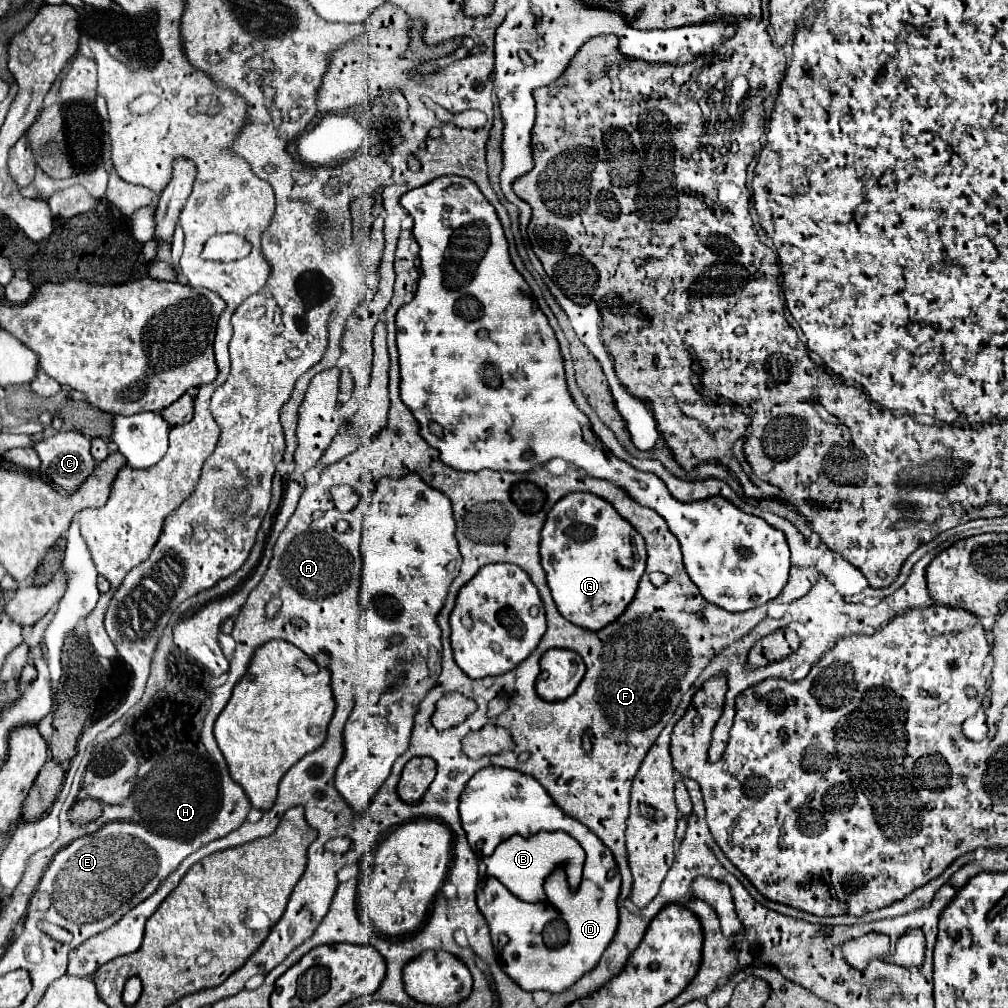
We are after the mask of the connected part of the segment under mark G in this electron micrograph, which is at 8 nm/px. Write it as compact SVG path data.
M574 492L554 504L540 534L540 560L552 598L566 620L586 630L600 630L624 612L646 564L646 552L634 550L632 542L644 538L604 498Z

